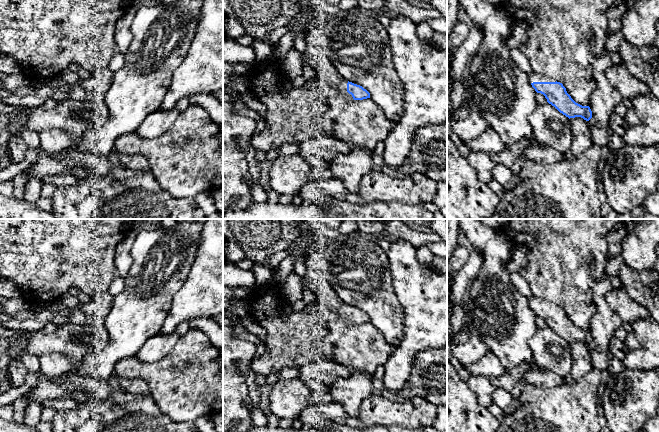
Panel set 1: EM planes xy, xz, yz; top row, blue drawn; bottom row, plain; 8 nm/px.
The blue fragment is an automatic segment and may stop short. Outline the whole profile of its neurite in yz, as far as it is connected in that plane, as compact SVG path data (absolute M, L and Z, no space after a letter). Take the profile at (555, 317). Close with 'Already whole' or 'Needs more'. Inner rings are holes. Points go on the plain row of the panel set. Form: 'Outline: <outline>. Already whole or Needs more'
Outline: M535 296L528 298L528 304L537 317L543 318L549 328L569 343L581 341L589 345L592 342L590 331L576 327L562 307Z. Needs more

